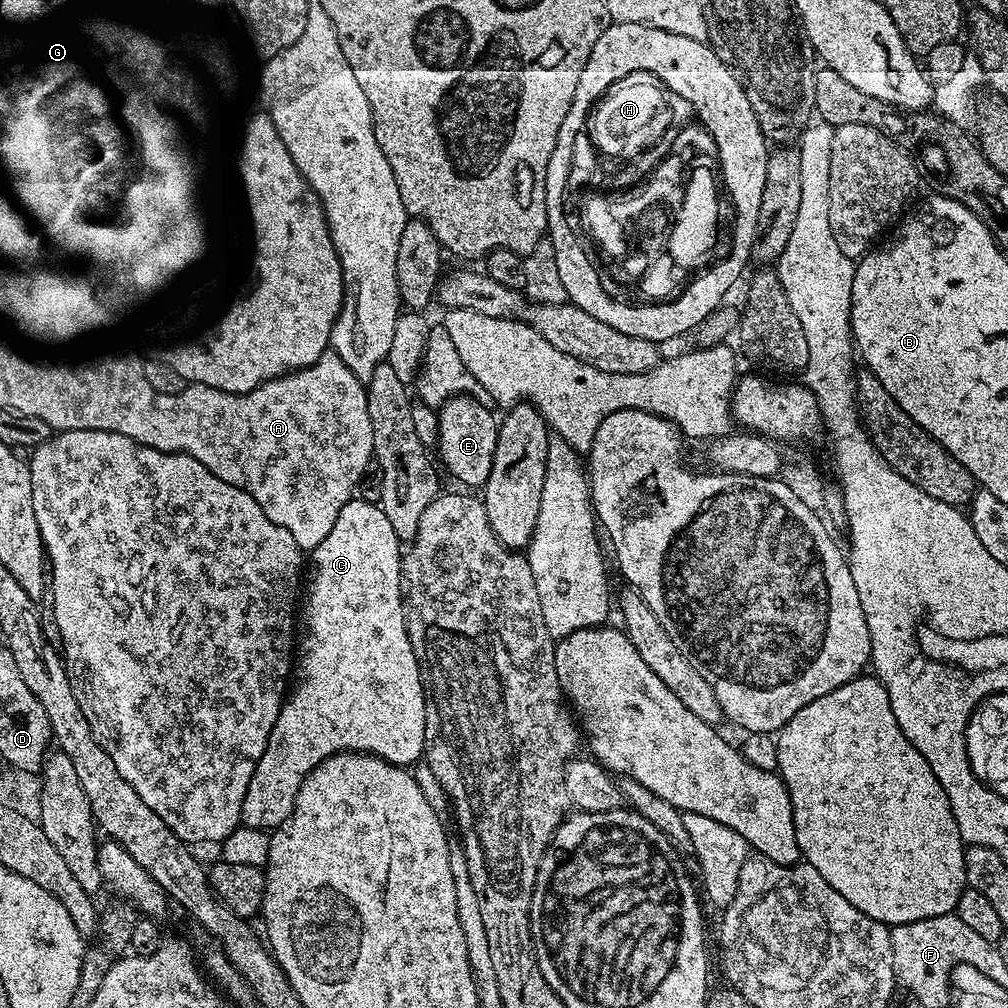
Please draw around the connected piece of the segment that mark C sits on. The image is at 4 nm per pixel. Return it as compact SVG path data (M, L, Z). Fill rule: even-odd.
M353 498L338 514L338 521L334 524L326 538L311 553L310 560L316 563L316 577L312 580L312 589L307 589L306 599L302 604L302 624L308 627L308 633L298 640L298 655L294 660L294 683L287 693L284 705L280 708L278 718L274 722L274 730L270 730L270 738L262 758L257 762L254 774L250 778L250 786L246 790L246 798L242 802L240 811L243 823L252 828L275 830L282 822L290 818L296 805L296 795L302 782L314 771L323 760L336 756L339 752L363 752L369 756L378 756L382 760L389 760L392 764L412 766L421 759L424 752L424 739L428 736L428 716L430 720L430 700L426 695L426 680L422 675L422 664L418 659L414 640L408 637L408 624L404 621L406 600L402 595L402 540L394 532L394 528L384 514L382 507L367 503L365 500Z

